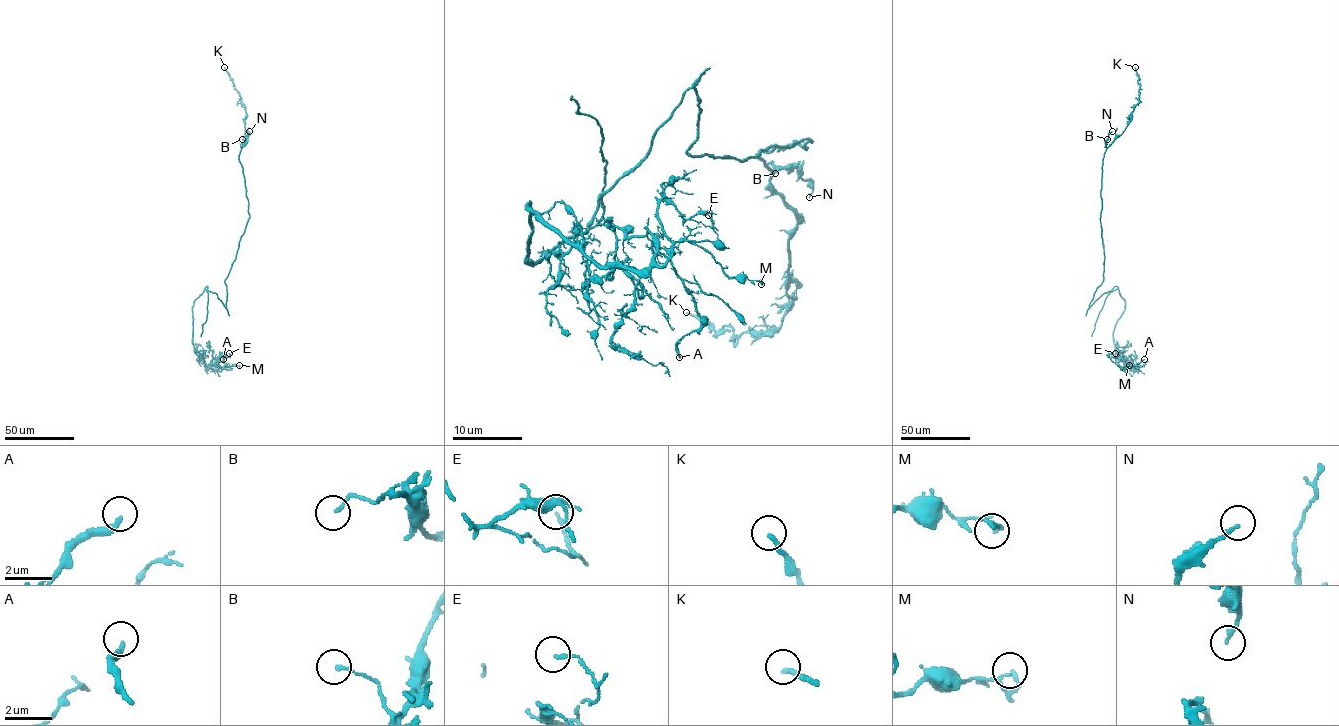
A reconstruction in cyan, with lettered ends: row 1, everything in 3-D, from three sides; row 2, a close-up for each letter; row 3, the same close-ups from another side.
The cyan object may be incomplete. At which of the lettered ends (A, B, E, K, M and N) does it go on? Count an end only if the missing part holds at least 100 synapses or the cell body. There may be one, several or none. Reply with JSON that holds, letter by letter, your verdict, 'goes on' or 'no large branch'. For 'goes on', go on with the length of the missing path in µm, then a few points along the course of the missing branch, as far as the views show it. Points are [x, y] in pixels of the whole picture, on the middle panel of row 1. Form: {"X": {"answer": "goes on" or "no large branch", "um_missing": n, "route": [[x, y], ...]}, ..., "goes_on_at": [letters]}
{"A": {"answer": "no large branch"}, "B": {"answer": "no large branch"}, "E": {"answer": "no large branch"}, "K": {"answer": "no large branch"}, "M": {"answer": "no large branch"}, "N": {"answer": "no large branch"}, "goes_on_at": []}

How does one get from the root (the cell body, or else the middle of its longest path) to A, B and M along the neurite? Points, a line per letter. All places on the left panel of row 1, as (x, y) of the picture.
A: (230, 271), (224, 281), (225, 307), (204, 289), (192, 309), (194, 352), (215, 369), (227, 365), (223, 359)
B: (230, 271), (249, 216), (239, 159), (245, 142), (242, 139)
M: (230, 271), (224, 281), (225, 307), (204, 289), (194, 301), (192, 342), (208, 366), (220, 371), (239, 365)

